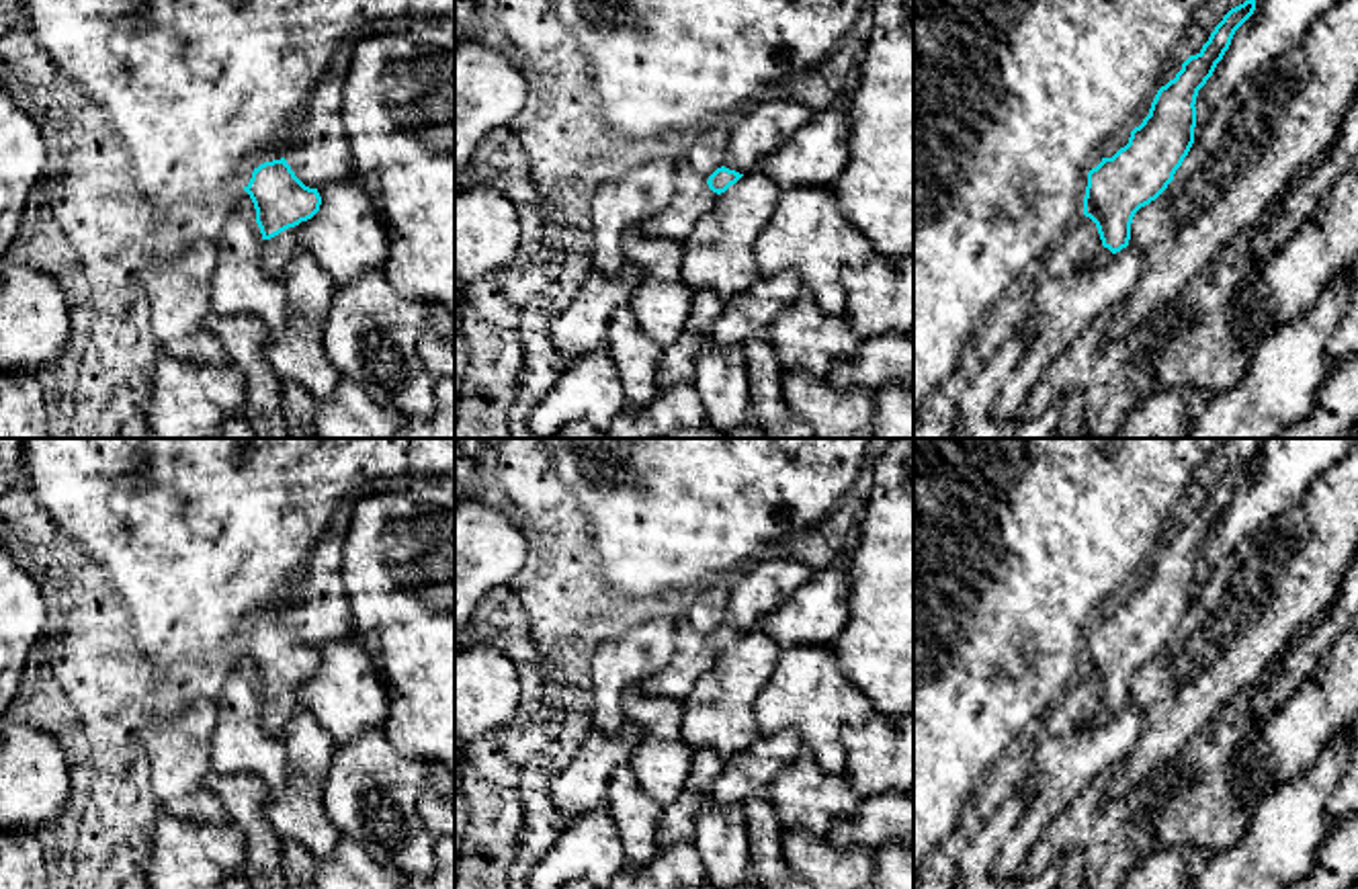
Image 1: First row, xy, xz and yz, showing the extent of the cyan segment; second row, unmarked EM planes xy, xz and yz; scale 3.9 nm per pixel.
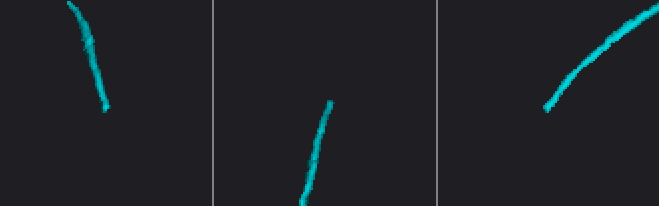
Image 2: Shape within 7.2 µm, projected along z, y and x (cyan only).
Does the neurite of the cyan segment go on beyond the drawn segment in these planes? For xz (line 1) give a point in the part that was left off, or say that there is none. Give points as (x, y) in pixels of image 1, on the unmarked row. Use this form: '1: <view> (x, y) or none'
1: xz (762, 586)

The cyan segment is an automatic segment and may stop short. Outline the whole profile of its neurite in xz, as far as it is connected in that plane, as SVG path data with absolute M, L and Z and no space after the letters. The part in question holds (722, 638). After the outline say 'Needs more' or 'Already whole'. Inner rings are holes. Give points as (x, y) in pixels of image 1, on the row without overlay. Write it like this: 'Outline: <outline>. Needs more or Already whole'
Outline: M780 549L750 563L735 576L723 623L709 635L709 647L725 651L811 578L813 569L807 563Z. Needs more

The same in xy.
Outline: M285 617L254 627L244 649L254 662L264 698L260 727L270 737L283 739L289 719L301 707L297 684L320 670L322 655L295 635Z. Needs more

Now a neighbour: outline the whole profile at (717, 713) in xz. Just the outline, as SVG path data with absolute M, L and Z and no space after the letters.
M754 625L719 653L682 701L680 737L692 754L709 748L727 762L762 737L754 703L780 651L772 637Z

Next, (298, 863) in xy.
M283 840L283 871L289 889L315 889L313 887L315 860L317 858L313 858L299 844Z

